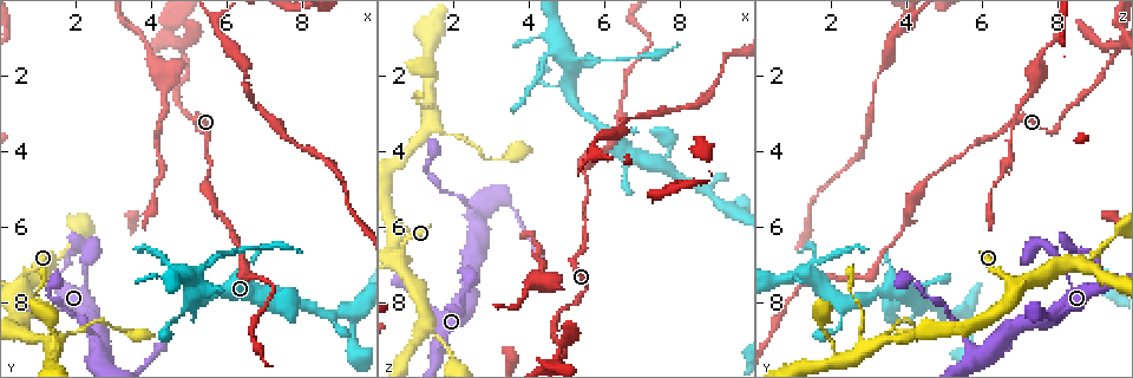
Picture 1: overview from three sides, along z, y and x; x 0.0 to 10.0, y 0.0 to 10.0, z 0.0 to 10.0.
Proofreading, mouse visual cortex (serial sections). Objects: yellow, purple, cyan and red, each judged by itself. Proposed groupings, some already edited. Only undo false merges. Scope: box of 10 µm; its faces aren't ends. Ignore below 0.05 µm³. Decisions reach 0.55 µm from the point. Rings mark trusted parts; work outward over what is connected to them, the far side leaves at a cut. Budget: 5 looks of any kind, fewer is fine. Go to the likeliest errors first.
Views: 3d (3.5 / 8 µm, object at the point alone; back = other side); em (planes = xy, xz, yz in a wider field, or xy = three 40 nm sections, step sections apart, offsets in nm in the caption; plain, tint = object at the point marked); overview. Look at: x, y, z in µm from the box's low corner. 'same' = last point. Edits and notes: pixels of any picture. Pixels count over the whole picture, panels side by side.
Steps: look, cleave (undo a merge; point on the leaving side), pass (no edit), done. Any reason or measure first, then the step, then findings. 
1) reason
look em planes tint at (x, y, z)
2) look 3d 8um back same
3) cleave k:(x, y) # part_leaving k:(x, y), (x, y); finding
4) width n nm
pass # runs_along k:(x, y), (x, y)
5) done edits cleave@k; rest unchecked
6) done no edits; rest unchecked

abrupt turn
look 3d 3.5um at (4.80, 1.40, 9.45)

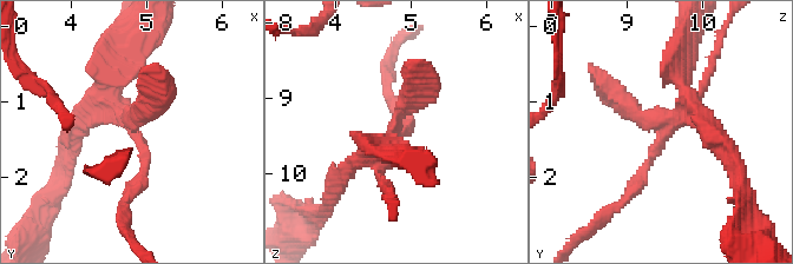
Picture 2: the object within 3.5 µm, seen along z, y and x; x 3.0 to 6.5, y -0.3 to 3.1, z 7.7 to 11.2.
cleave 2:(136, 63) # part_leaving 2:(686, 107), (680, 67), (688, 32); two cells meet here

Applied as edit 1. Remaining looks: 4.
look overview

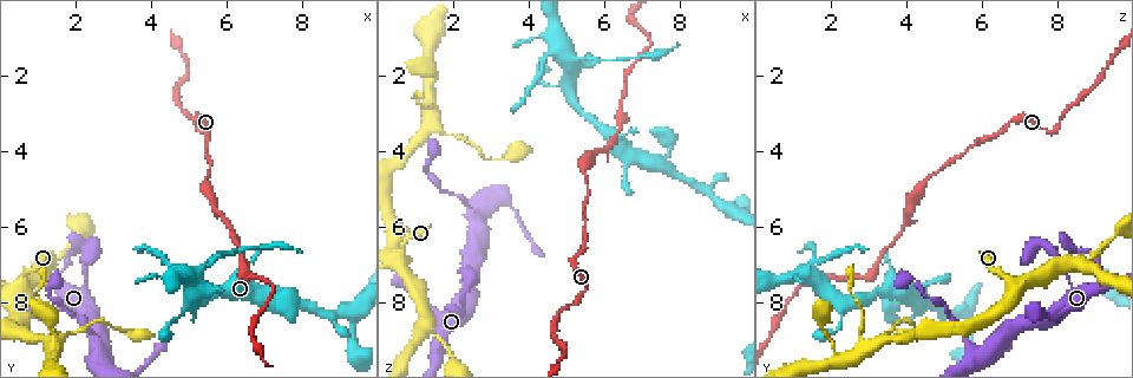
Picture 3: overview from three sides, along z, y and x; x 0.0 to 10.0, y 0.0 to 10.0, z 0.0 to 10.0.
look 3d 3.5um at (9.40, 8.25, 5.55)

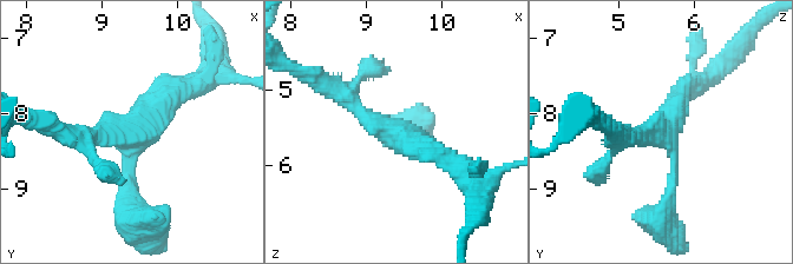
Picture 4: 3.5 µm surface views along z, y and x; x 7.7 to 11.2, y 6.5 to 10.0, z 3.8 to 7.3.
arms 3; arm_widths 150, 250, 300 nm
look em xy step 3 tint at (9.35, 8.25, 5.55)

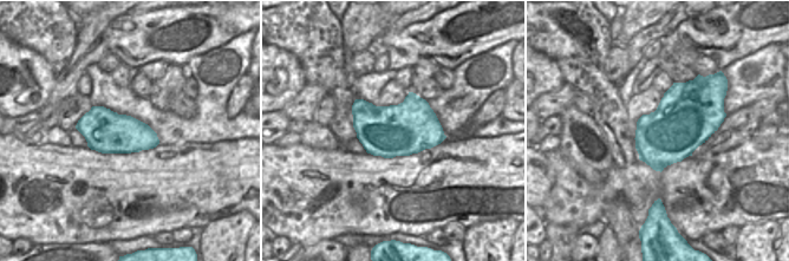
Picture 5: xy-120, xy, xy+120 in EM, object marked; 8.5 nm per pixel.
pass # continuous, no second cell

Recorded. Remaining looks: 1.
done edits cleave@2; rest unchecked

